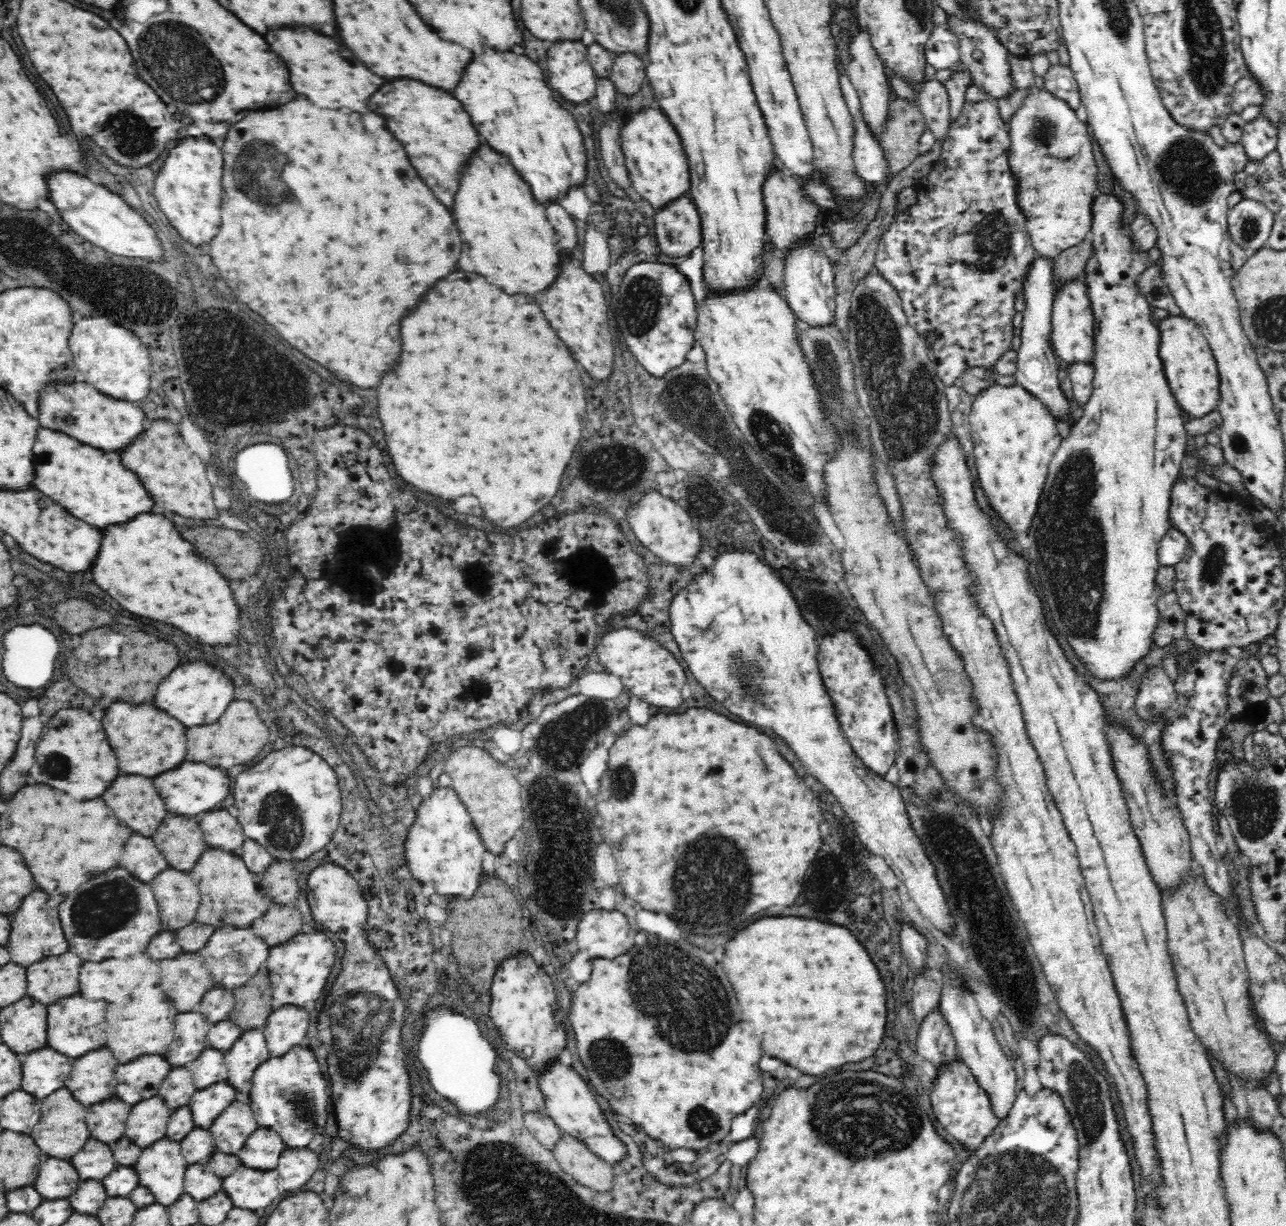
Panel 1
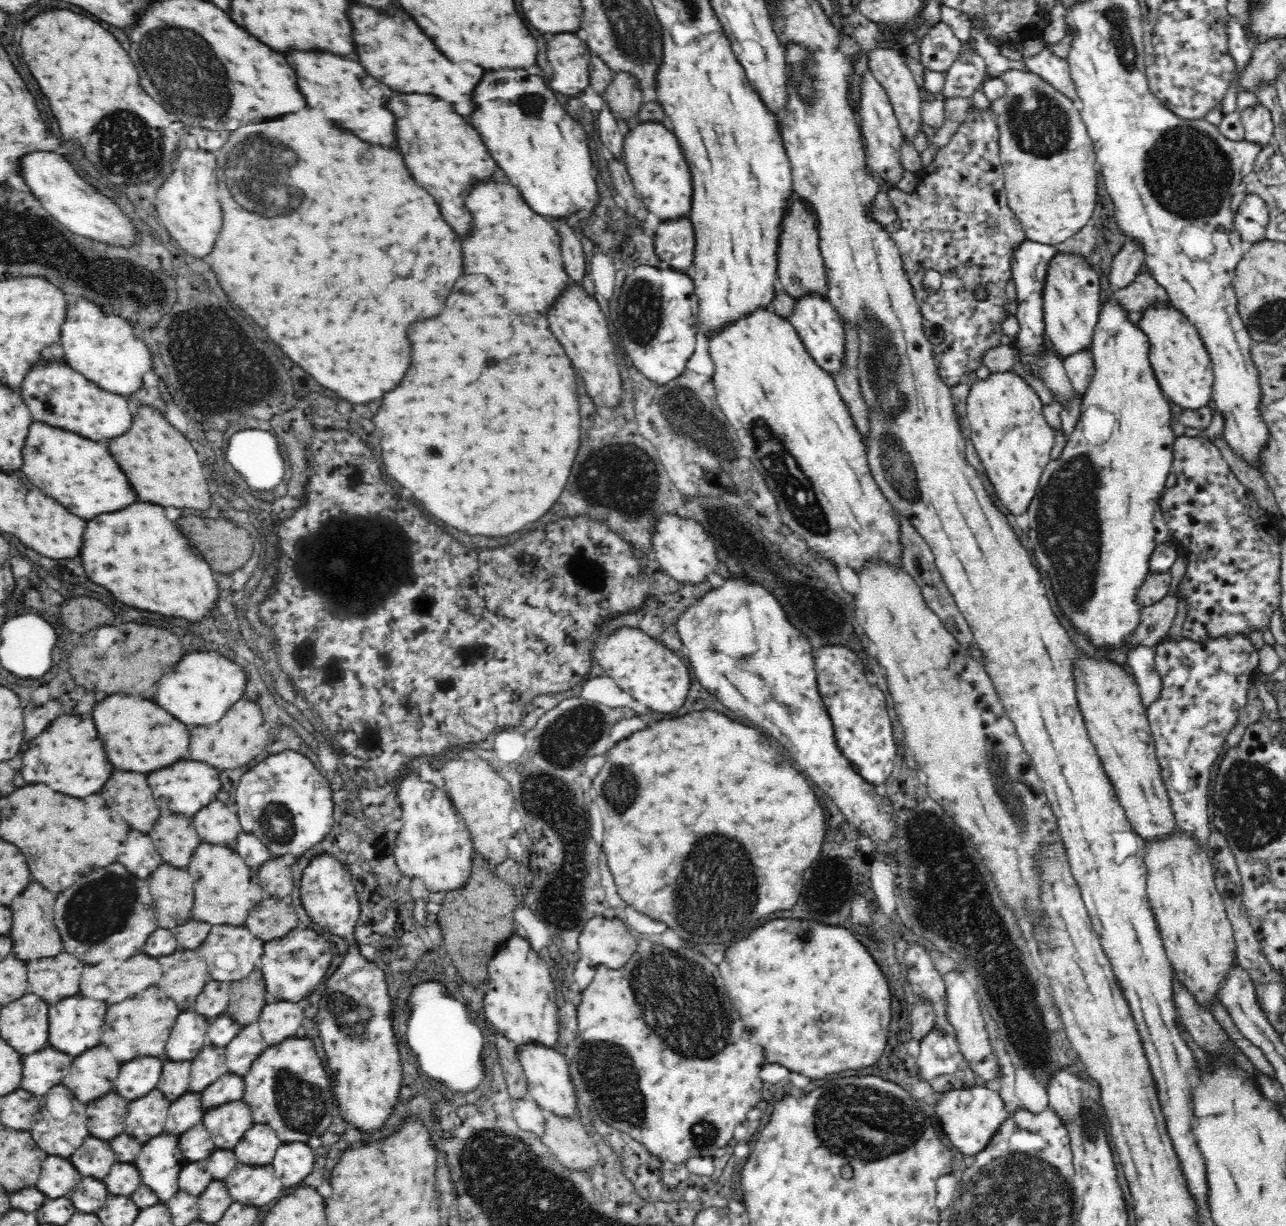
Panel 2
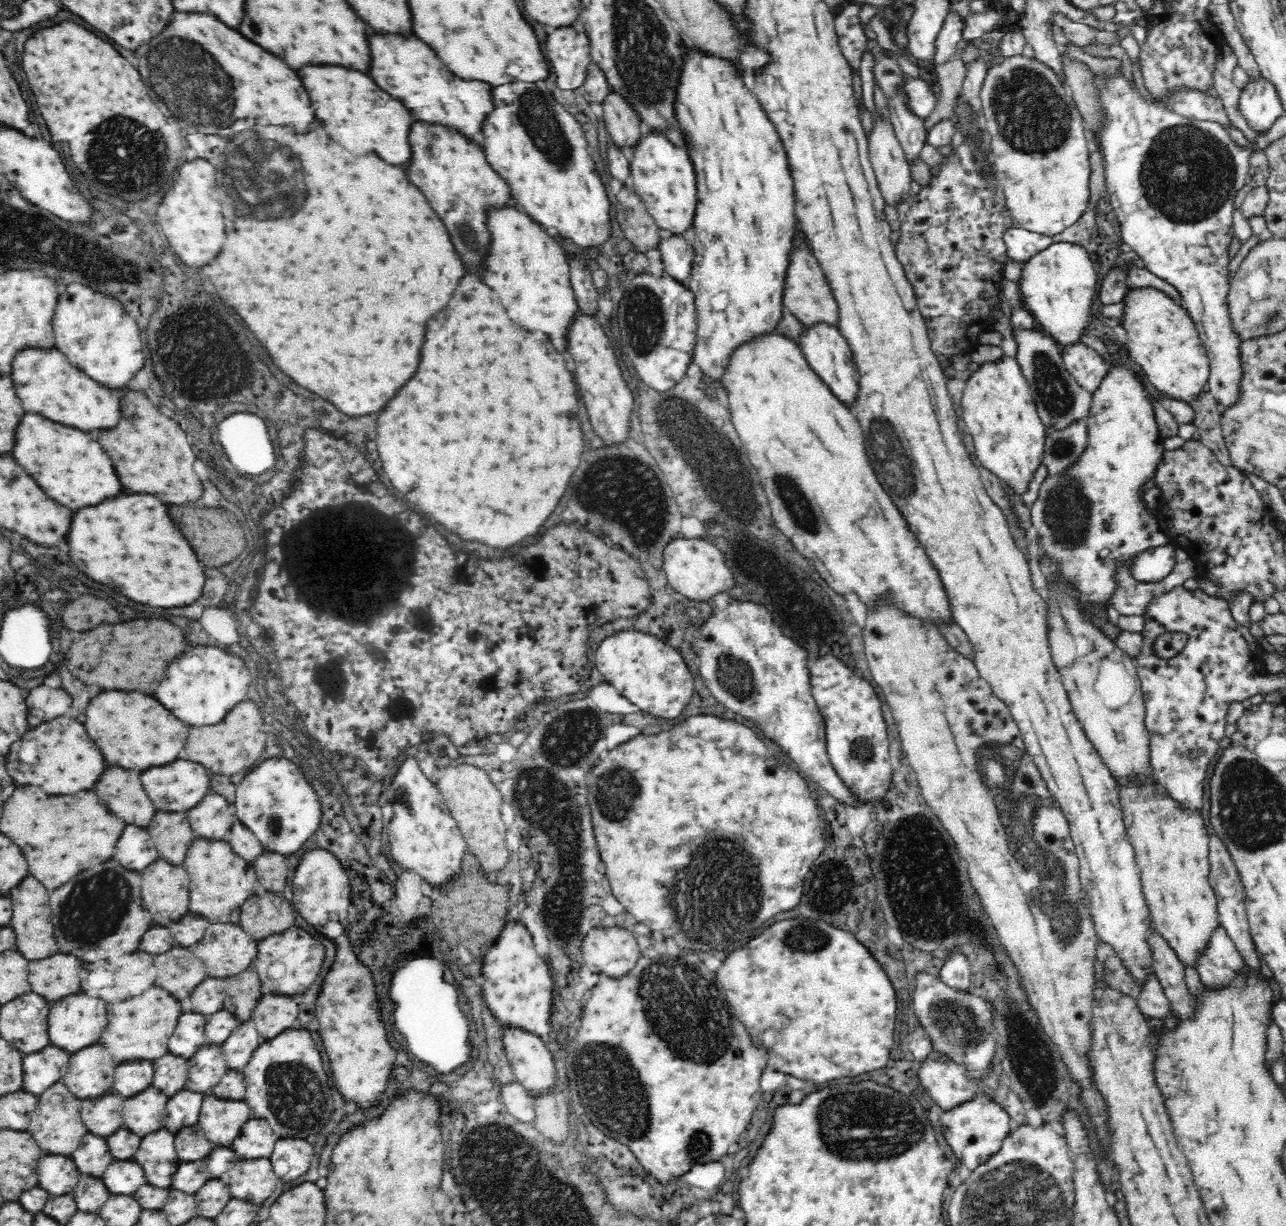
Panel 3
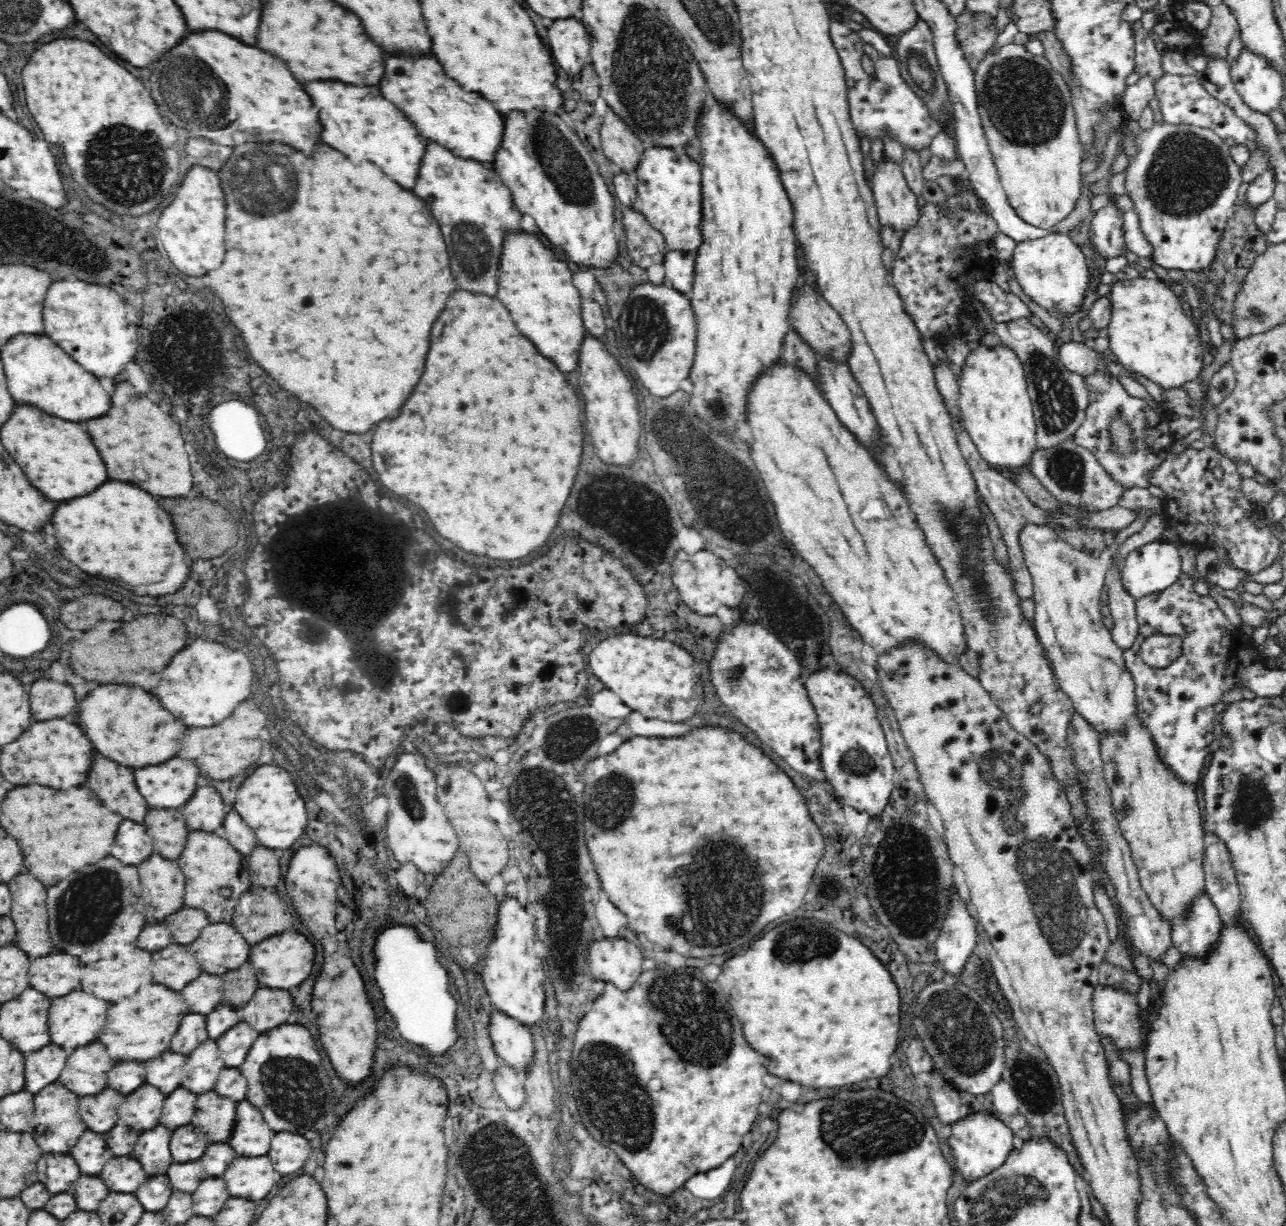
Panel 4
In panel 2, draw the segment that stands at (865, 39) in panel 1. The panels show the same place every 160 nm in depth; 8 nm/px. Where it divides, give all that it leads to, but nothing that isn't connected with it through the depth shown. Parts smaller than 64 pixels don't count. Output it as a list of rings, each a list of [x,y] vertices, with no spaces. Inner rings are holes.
[[[866,68],[860,76],[860,104],[855,107],[857,124],[861,132],[861,138],[864,142],[866,151],[866,164],[869,170],[885,182],[893,184],[898,183],[905,170],[899,156],[900,143],[903,139],[903,134],[894,112],[894,107],[890,103],[890,96],[882,82],[878,81],[872,69]]]

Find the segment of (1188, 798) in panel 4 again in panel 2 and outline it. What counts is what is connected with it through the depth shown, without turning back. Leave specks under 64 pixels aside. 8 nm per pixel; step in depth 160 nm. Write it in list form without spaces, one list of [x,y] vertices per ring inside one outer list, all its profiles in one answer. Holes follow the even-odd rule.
[[[1179,829],[1176,836],[1160,844],[1146,844],[1146,867],[1148,867],[1147,893],[1150,905],[1160,929],[1167,957],[1172,963],[1175,978],[1194,997],[1200,1008],[1206,1011],[1222,1006],[1220,990],[1237,964],[1234,929],[1228,919],[1224,899],[1215,885],[1215,871],[1208,854],[1198,847],[1190,836]]]

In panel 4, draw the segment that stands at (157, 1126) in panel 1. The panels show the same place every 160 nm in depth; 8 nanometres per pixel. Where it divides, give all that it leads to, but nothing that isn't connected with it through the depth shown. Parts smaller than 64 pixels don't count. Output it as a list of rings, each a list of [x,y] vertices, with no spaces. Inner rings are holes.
[[[146,1084],[138,1092],[124,1098],[120,1108],[120,1118],[136,1132],[146,1132],[146,1128],[156,1128],[160,1124],[160,1112],[166,1094],[158,1088]]]

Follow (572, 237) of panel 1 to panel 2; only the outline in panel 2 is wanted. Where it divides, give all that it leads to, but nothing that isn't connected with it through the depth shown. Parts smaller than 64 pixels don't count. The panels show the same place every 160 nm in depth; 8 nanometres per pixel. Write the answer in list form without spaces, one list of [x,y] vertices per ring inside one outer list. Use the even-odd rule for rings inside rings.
[[[564,217],[556,218],[558,222],[558,234],[561,241],[561,255],[566,268],[570,275],[570,280],[583,284],[582,277],[586,268],[586,257],[582,249],[582,241],[576,236],[574,227],[568,223]]]

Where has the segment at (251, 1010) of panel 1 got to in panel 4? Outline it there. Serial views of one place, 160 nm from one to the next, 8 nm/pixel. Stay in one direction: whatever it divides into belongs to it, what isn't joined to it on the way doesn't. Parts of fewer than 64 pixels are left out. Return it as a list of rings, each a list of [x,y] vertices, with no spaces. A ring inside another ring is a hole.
[[[246,964],[244,968],[238,968],[238,970],[230,972],[230,974],[226,974],[224,984],[228,986],[228,992],[226,992],[226,988],[224,988],[224,991],[225,994],[230,996],[228,998],[230,1000],[229,1005],[236,1006],[235,1010],[244,1008],[250,1002],[250,998],[254,996],[254,992],[258,990],[258,980],[254,976],[252,964]]]

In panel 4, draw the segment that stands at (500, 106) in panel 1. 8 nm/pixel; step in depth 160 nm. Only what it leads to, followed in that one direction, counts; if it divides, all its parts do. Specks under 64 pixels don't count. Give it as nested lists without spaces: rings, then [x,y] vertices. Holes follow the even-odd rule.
[[[512,110],[504,118],[502,140],[496,149],[491,166],[499,180],[512,191],[516,208],[535,220],[540,232],[550,241],[553,249],[564,258],[579,266],[607,267],[618,254],[614,233],[614,201],[601,175],[597,162],[592,158],[578,133],[566,123],[560,112],[548,113],[544,110]]]

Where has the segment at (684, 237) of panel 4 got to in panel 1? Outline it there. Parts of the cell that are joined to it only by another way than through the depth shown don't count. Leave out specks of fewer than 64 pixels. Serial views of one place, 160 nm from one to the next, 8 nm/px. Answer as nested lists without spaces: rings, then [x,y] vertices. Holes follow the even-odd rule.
[[[642,108],[626,119],[620,132],[625,167],[632,186],[655,209],[689,192],[691,174],[688,157],[673,121],[662,108]]]

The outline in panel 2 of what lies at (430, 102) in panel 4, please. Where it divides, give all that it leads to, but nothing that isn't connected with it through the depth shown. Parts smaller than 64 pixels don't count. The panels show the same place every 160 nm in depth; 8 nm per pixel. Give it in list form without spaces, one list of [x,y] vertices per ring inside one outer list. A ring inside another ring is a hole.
[[[356,2],[356,6],[346,10],[346,16],[352,24],[358,62],[368,70],[368,74],[376,76],[380,82],[398,92],[434,92],[440,98],[450,100],[458,112],[468,118],[472,112],[472,104],[468,104],[468,92],[484,72],[480,66],[472,62],[462,62],[460,66],[448,60],[398,4],[390,10],[380,10],[374,6],[360,6]]]

